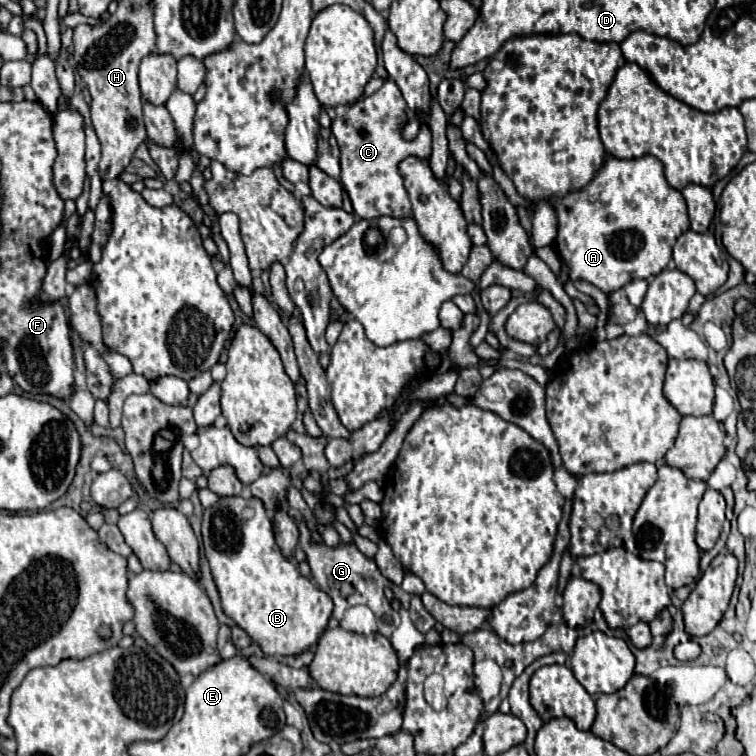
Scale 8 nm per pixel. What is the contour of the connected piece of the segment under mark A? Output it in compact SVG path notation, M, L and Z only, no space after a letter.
M645 155L641 159L615 159L607 157L595 179L581 191L555 199L553 207L559 217L559 233L555 249L569 265L571 281L585 279L603 293L611 293L635 279L647 279L659 275L671 261L671 249L681 233L689 229L687 207L681 191L669 187L663 163L657 157Z

